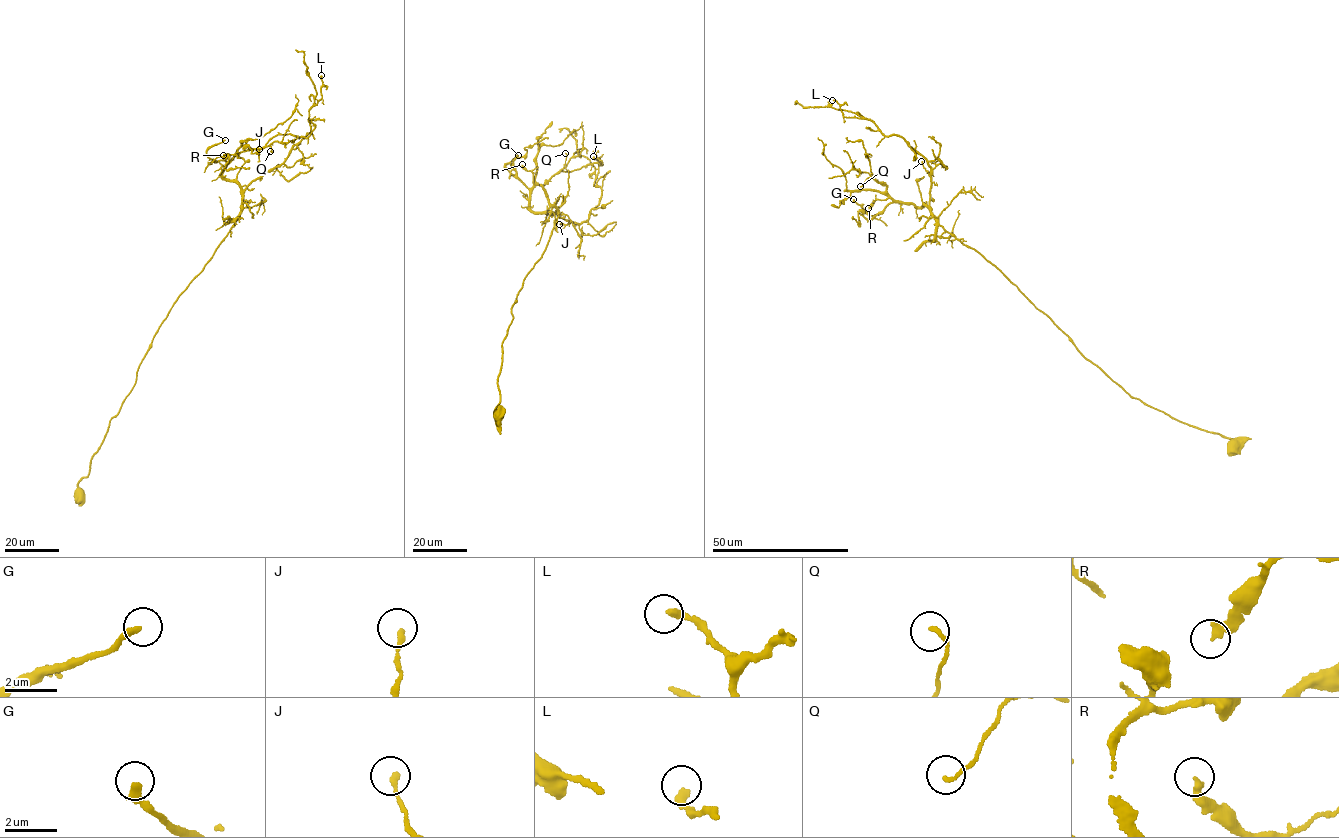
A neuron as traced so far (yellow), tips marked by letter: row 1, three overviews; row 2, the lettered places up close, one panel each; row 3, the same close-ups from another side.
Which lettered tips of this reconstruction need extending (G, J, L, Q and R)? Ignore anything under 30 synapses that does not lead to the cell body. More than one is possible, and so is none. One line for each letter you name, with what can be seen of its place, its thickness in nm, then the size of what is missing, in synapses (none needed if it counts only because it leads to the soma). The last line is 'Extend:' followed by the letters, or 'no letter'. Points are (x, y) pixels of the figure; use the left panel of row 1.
Extend: no letter

